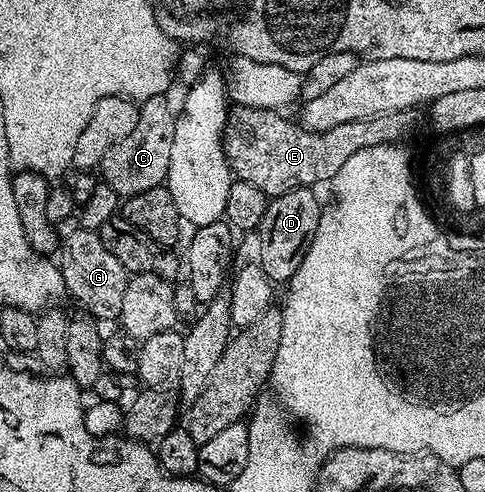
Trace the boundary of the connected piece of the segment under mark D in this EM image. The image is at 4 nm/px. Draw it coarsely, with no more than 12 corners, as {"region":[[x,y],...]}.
{"region":[[312,187],[269,200],[258,263],[273,283],[298,271],[320,226]]}

